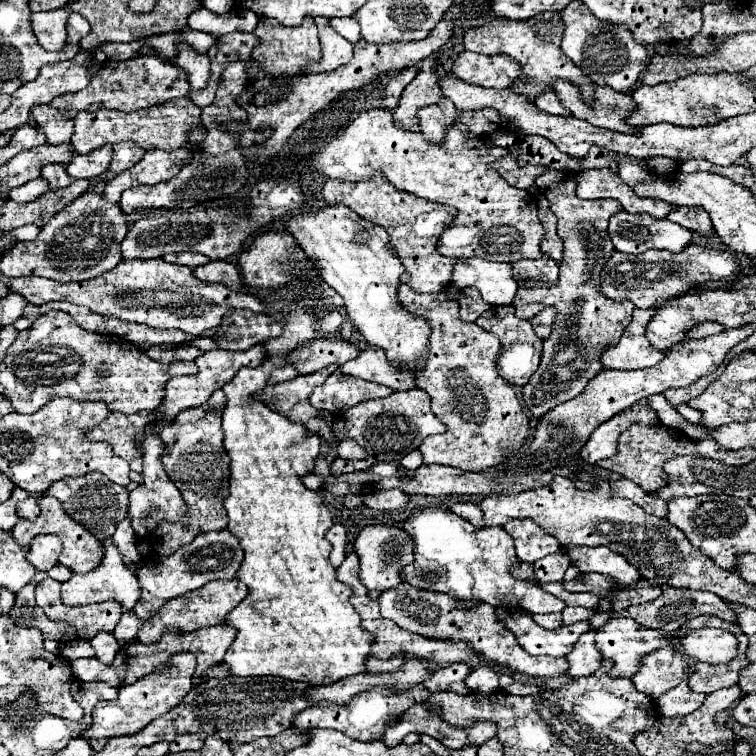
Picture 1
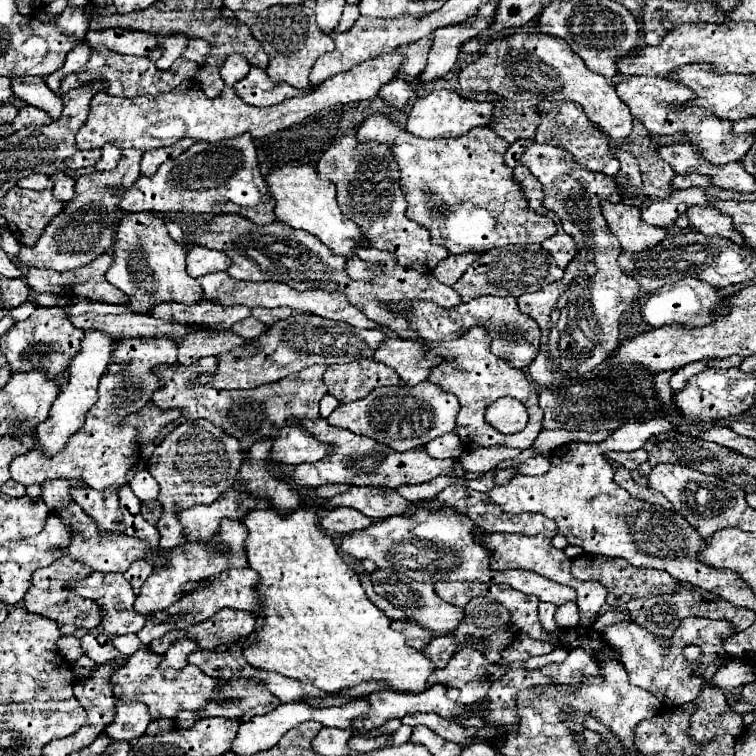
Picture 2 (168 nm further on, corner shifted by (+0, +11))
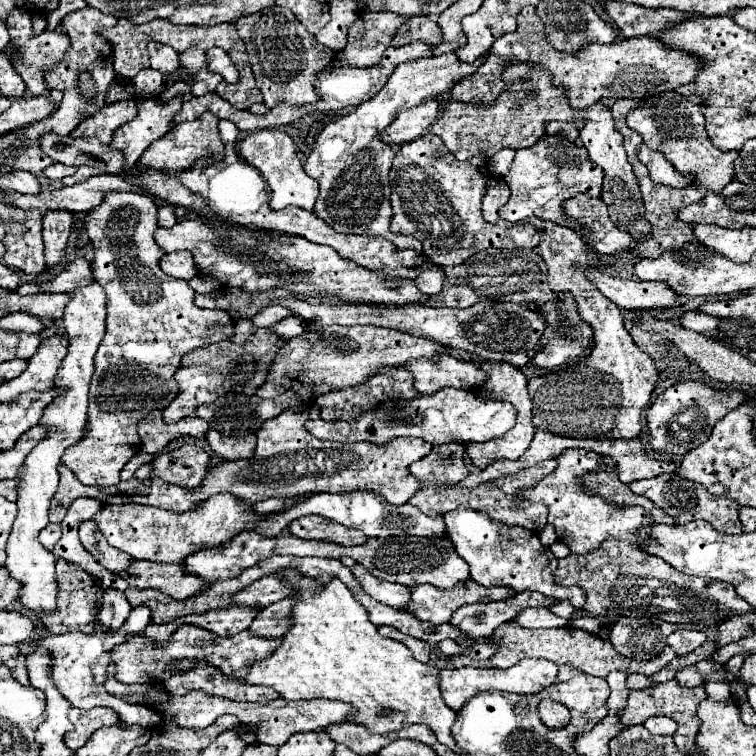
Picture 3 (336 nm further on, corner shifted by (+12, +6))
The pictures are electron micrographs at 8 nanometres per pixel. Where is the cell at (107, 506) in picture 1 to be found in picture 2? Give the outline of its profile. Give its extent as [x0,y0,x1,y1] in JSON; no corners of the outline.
[72,486,124,532]

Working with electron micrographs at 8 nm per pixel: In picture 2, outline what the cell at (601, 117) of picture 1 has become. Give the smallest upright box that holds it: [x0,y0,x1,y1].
[616,76,754,164]

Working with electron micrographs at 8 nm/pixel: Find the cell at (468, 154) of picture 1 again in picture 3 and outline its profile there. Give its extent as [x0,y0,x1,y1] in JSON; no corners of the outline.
[392,133,540,267]

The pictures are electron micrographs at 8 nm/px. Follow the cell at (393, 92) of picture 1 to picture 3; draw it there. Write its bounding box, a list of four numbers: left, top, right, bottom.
[408,17,440,45]

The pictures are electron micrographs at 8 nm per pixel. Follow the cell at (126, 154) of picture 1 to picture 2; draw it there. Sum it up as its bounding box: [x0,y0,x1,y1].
[96,144,122,170]

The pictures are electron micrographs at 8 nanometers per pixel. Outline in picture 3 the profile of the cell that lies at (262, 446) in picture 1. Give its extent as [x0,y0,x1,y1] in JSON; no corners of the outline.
[246,569,466,755]

